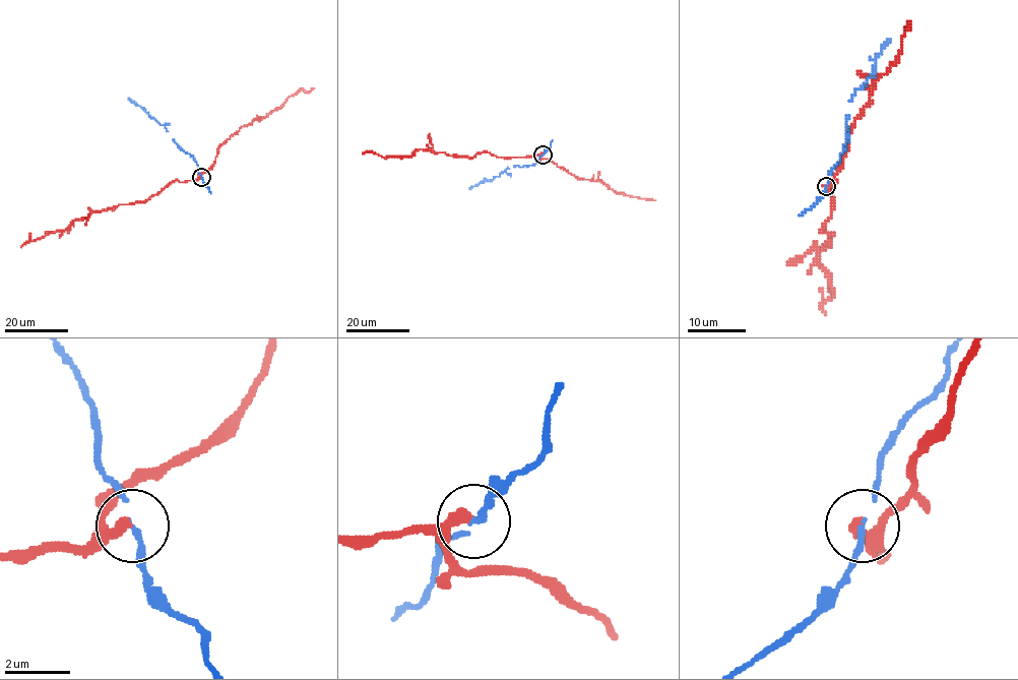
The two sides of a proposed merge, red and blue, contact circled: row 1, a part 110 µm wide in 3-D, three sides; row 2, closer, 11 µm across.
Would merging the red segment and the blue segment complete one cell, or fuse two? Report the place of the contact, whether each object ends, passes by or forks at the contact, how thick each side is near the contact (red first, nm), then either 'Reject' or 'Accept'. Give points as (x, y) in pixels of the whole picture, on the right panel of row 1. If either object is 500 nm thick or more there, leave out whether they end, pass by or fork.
Place: (826, 186). At the ring red ends. At the ring blue passes by. Thickness 360 nm (red) against 130 nm. Reject

